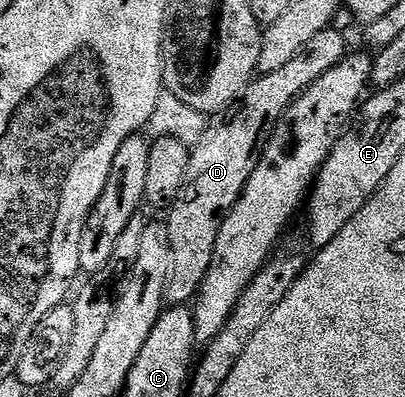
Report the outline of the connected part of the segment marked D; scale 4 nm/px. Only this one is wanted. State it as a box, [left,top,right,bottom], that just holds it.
[163,26,348,306]

